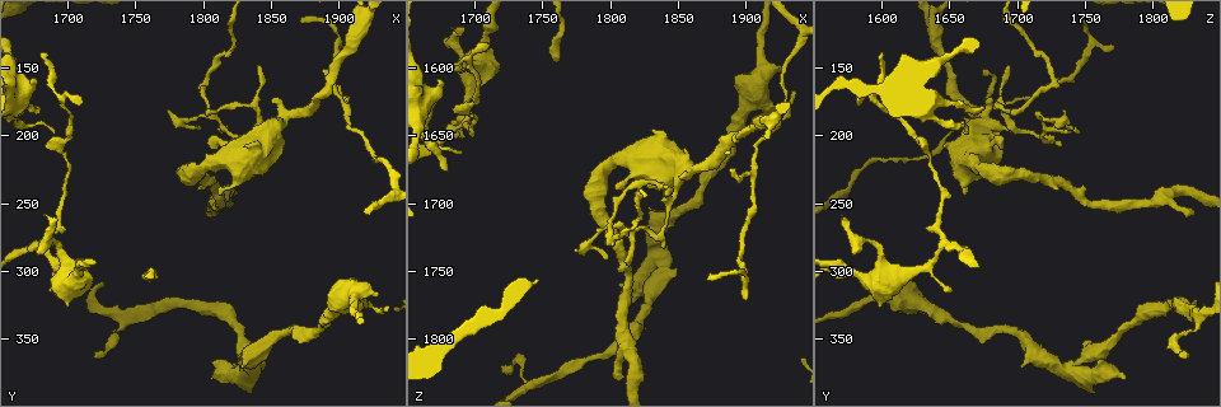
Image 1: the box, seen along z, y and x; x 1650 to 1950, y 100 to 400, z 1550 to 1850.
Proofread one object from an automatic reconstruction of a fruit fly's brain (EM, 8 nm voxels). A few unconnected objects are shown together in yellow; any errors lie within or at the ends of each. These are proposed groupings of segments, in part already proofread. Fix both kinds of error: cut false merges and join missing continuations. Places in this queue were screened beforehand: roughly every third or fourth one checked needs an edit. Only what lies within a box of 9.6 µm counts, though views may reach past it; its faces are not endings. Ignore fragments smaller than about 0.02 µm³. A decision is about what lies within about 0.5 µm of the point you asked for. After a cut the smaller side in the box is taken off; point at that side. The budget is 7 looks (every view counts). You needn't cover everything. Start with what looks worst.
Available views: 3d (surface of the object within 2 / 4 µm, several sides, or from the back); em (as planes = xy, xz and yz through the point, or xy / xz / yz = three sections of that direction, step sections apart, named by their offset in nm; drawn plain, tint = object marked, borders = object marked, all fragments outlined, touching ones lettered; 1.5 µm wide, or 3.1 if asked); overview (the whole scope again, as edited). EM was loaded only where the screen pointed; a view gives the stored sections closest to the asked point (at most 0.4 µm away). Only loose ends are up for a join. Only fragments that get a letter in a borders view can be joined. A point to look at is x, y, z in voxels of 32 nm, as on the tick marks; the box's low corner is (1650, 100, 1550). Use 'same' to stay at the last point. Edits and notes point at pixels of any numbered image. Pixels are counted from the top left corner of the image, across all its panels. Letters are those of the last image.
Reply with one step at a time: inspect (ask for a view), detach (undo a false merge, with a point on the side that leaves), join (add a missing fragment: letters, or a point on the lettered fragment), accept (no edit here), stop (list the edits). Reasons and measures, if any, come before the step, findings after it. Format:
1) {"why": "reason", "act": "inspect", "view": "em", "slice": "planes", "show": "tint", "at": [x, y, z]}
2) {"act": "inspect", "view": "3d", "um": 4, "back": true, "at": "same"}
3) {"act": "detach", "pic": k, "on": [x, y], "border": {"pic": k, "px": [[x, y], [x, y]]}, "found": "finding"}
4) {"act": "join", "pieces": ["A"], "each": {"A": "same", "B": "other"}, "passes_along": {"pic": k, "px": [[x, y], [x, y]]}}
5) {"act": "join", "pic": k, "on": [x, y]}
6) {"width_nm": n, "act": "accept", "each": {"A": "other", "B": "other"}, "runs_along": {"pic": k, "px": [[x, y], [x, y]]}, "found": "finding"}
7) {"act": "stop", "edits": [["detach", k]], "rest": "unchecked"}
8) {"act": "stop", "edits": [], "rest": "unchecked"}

{"why": "branch stops here", "act": "inspect", "view": "3d", "um": 2, "at": [1684, 256, 1572]}

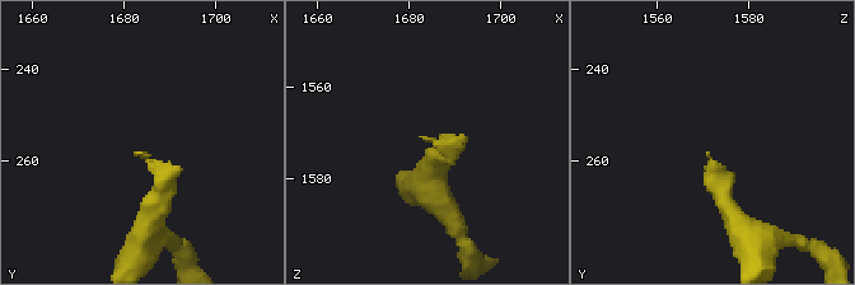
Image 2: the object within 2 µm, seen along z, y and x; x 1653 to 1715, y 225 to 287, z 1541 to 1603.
{"why": "now the EM", "act": "inspect", "view": "em", "slice": "xy", "step": 4, "show": "tint", "at": [1684, 258, 1572]}

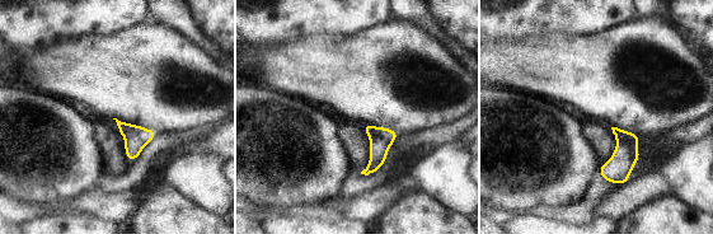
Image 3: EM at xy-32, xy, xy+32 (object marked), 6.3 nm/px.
{"why": "cut it another way", "act": "inspect", "view": "em", "slice": "planes", "show": "borders", "at": "same"}

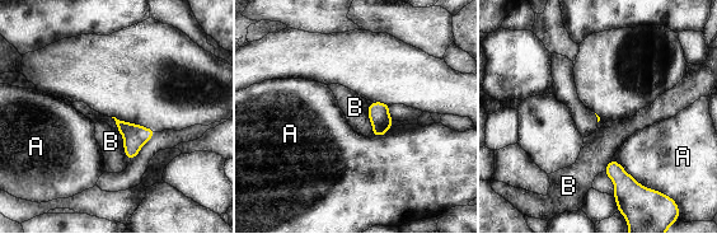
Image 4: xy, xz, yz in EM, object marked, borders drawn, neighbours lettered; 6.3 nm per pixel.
{"act": "accept", "each": {"A": "other", "B": "other"}, "border": {"pic": 4, "px": [[116, 129], [130, 160]]}, "found": "none of them fits"}

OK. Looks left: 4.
{"why": "free end", "act": "inspect", "view": "3d", "um": 2, "at": [1680, 180, 1676]}

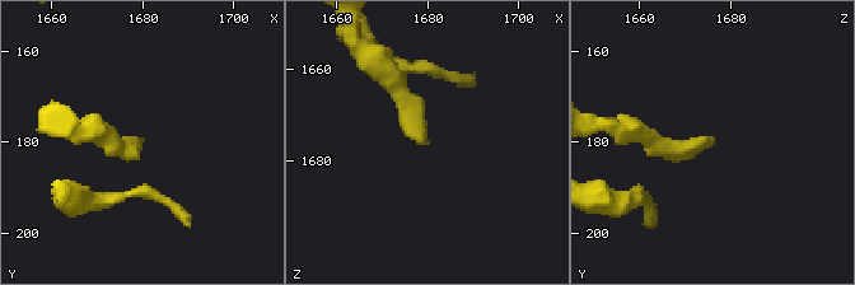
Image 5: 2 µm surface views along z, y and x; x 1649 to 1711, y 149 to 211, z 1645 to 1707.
{"act": "inspect", "view": "em", "slice": "planes", "show": "borders", "at": [1680, 179, 1677]}

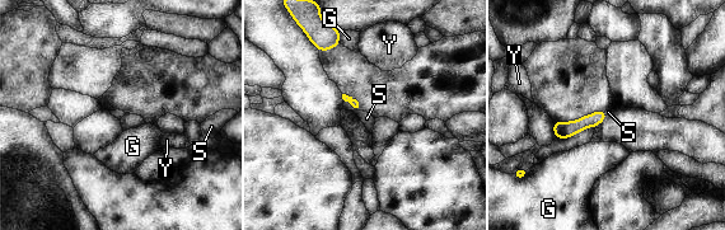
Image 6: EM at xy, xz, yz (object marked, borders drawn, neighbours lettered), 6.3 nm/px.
{"act": "join", "pic": 6, "on": [366, 118], "each": {"G": "other", "S": "same", "Y": "other"}, "found": "the cell continues"}

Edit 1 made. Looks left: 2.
{"act": "stop", "edits": [["join", 6]], "rest": "unchecked"}

